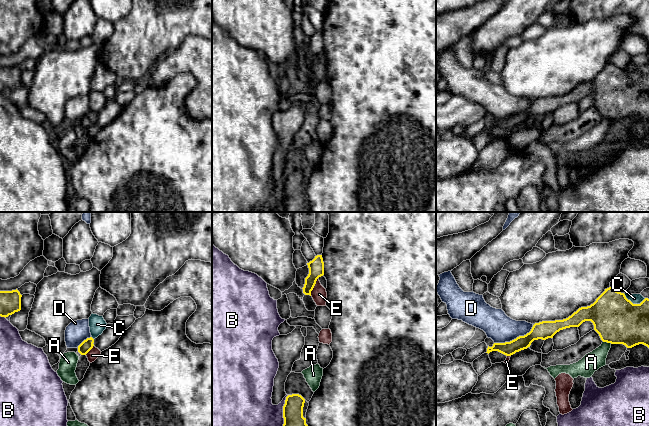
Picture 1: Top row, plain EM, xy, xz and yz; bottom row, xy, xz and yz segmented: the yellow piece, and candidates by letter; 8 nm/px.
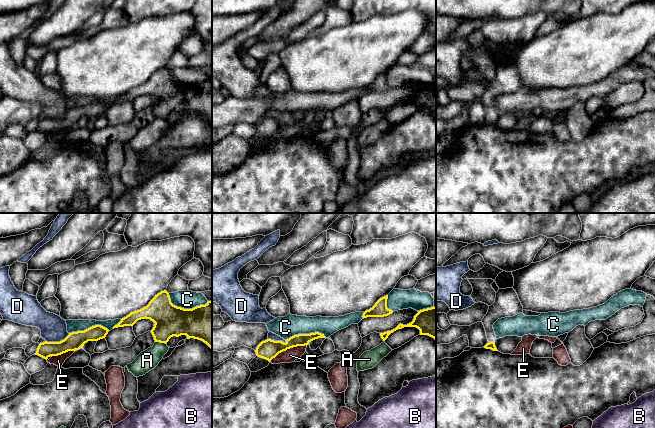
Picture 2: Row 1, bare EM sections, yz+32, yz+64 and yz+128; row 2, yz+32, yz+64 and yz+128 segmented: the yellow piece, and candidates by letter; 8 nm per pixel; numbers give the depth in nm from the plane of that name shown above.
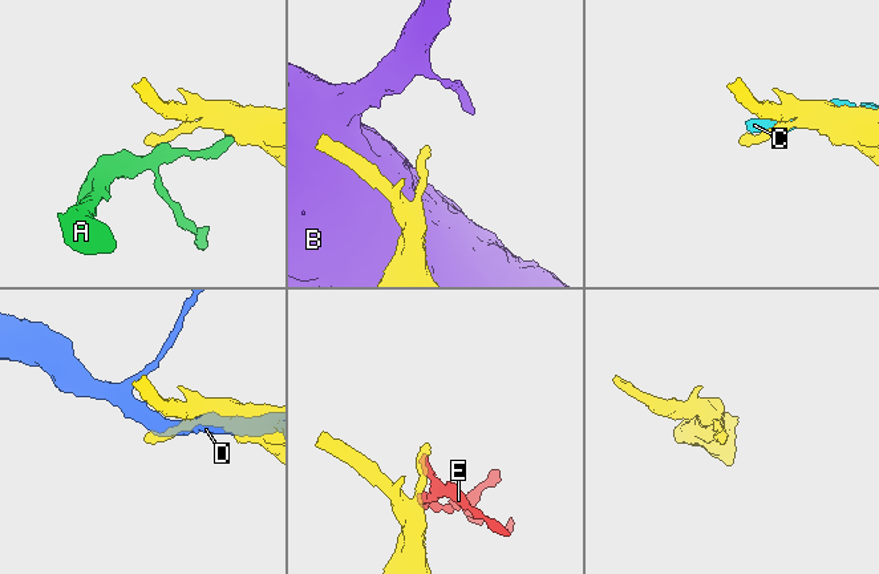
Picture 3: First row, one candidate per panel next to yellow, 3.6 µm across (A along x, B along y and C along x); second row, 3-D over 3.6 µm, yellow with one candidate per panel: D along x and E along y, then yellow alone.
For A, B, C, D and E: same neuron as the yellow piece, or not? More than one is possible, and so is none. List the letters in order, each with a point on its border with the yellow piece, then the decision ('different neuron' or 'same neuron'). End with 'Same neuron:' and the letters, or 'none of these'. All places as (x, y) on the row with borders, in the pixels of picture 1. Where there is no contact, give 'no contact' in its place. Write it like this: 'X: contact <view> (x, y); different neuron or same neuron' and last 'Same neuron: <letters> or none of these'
A: contact yz (607, 342); different neuron
B: contact xz (283, 410); different neuron
C: contact yz (634, 304); different neuron
D: contact yz (514, 339); different neuron
E: contact xz (313, 287); different neuron
Same neuron: none of these

